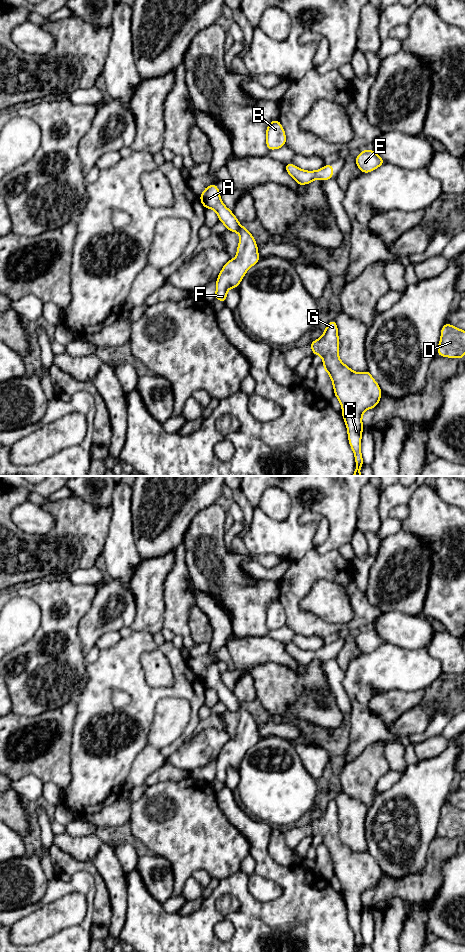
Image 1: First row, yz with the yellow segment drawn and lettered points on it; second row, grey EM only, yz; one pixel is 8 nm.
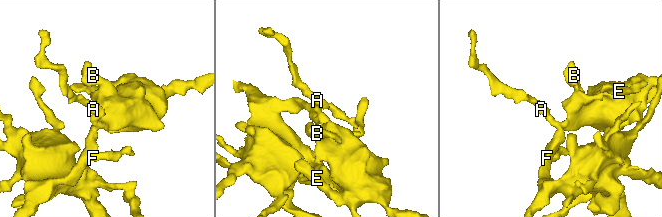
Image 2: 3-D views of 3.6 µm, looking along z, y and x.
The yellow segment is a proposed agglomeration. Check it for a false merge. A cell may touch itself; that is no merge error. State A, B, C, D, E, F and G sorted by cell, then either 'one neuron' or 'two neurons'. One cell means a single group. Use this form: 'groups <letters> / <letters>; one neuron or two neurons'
groups A B C D E F G; one neuron

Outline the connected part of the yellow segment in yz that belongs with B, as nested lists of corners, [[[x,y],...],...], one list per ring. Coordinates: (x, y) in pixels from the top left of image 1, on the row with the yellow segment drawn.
[[[279,120],[271,121],[266,130],[266,145],[268,150],[279,149],[286,143],[286,135]]]

